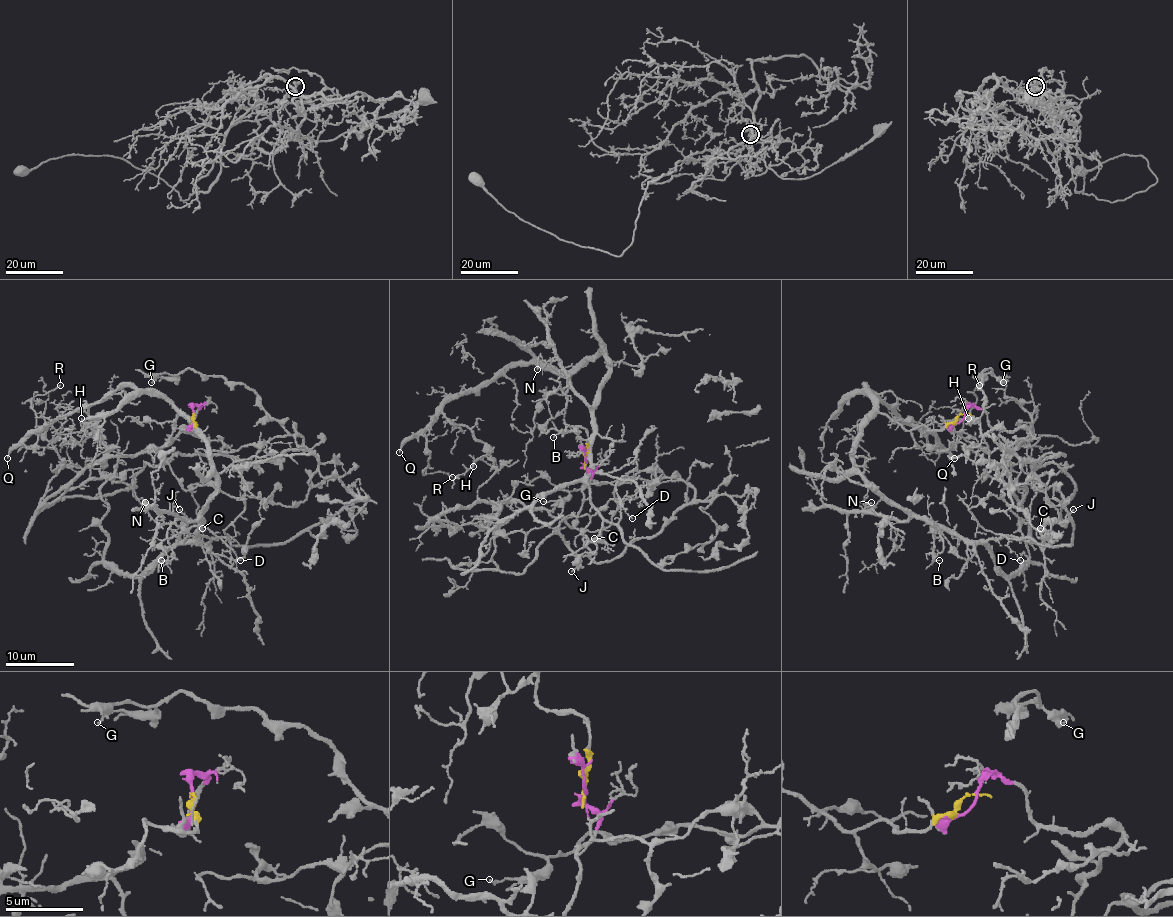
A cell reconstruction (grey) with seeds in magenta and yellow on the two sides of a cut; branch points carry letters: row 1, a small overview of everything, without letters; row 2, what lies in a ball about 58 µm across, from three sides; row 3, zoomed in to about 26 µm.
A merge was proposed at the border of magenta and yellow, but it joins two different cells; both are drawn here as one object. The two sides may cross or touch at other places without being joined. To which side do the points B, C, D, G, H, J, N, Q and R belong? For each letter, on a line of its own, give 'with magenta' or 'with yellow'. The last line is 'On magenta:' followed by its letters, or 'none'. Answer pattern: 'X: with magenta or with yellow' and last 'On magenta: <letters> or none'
B: with yellow
C: with yellow
D: with yellow
G: with magenta
H: with yellow
J: with magenta
N: with yellow
Q: with yellow
R: with yellow
On magenta: G, J

